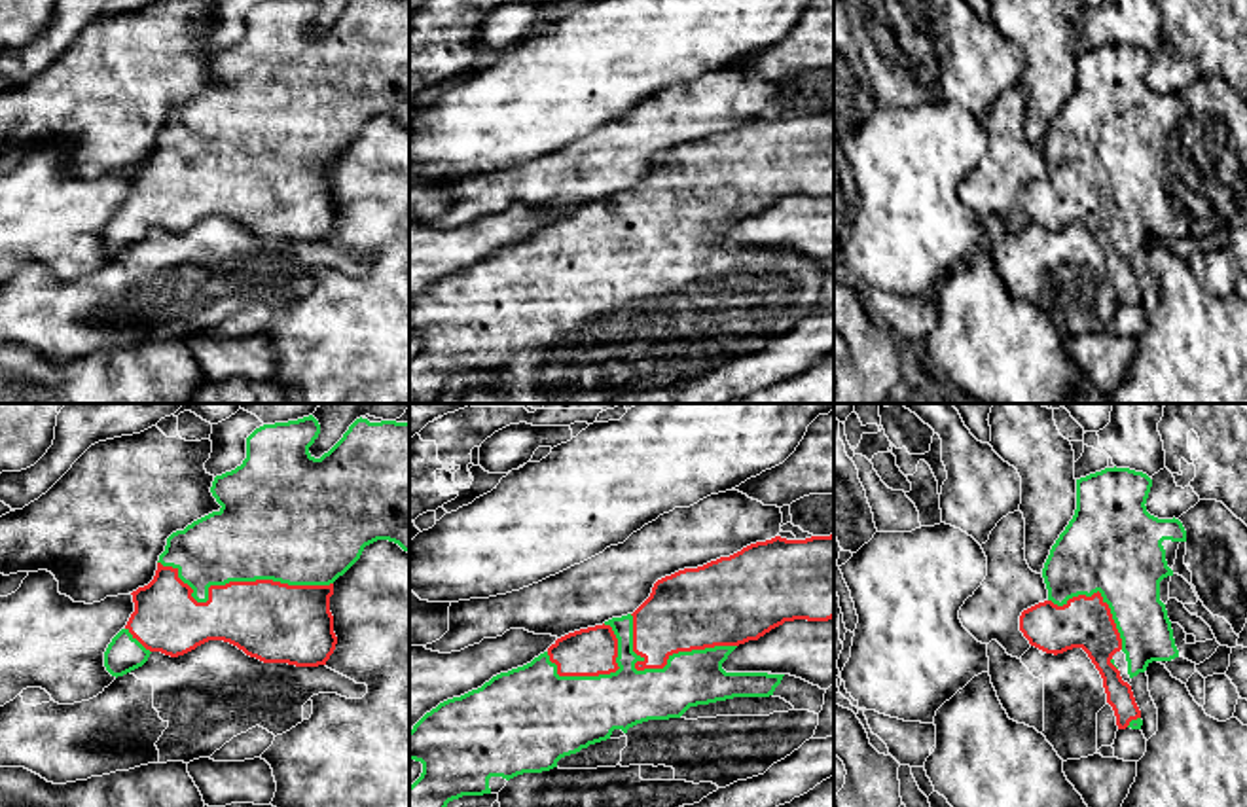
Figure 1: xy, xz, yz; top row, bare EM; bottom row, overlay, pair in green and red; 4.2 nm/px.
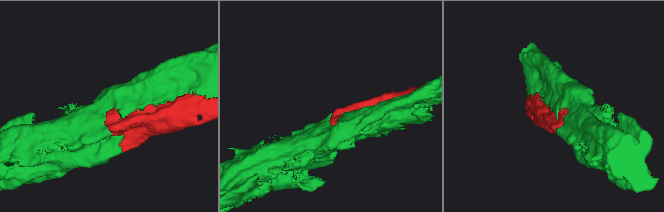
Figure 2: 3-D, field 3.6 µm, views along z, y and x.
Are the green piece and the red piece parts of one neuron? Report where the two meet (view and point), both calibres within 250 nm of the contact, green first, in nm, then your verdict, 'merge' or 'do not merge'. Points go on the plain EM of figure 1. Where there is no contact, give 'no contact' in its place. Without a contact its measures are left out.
contact xy (235, 156); calibres 420 and 340 nm; merge

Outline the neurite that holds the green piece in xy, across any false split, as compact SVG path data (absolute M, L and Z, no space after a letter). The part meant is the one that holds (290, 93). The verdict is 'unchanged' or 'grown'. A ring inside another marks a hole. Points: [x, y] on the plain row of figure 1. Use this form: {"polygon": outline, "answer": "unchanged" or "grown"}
{"polygon": "M263 0L246 13L246 34L243 40L231 47L216 51L212 57L210 68L222 83L193 97L184 106L172 108L167 114L165 127L159 131L154 155L131 169L135 188L104 227L104 242L112 252L117 254L142 242L152 227L178 233L208 216L229 218L246 231L263 239L288 239L296 242L326 241L337 220L334 191L330 188L334 157L360 134L366 121L377 116L394 117L409 129L409 0L351 0L343 13L328 28L315 34L309 28L309 23L315 19L318 9L320 0Z", "answer": "grown"}

